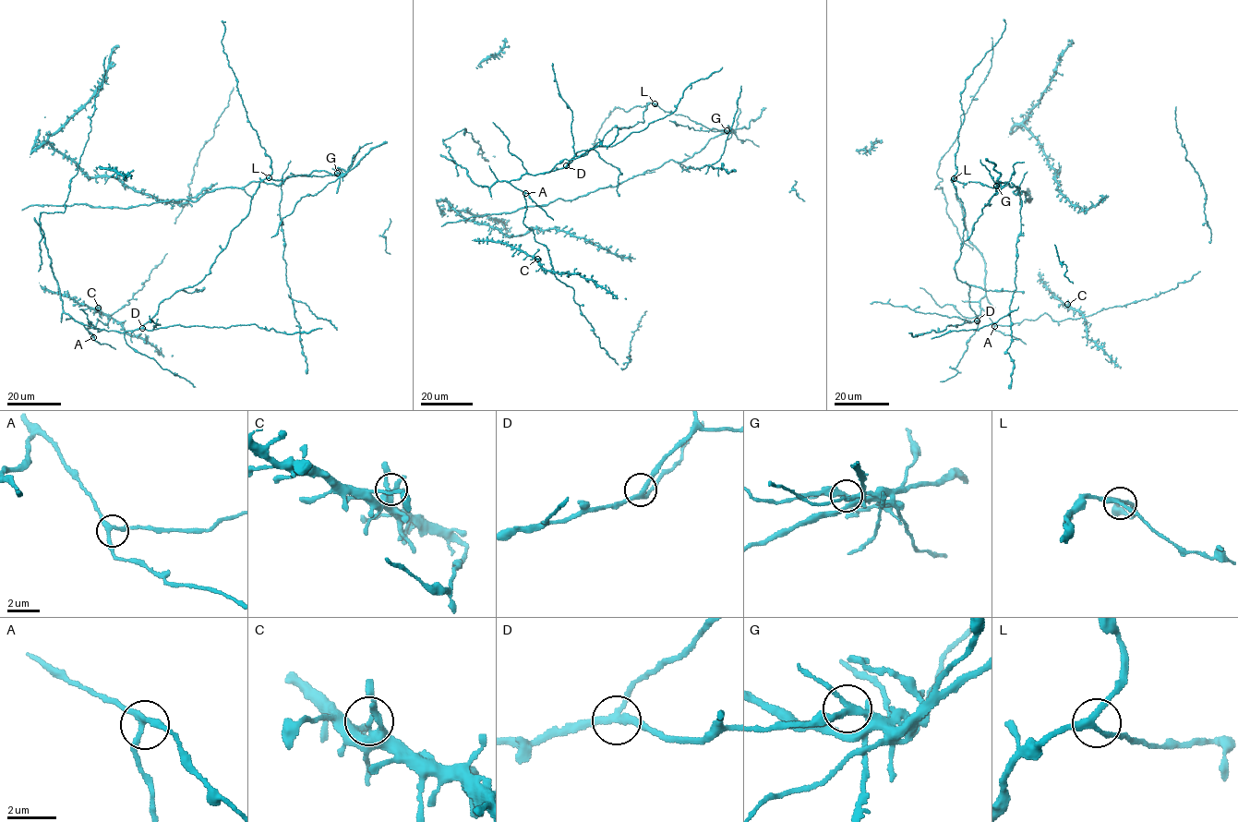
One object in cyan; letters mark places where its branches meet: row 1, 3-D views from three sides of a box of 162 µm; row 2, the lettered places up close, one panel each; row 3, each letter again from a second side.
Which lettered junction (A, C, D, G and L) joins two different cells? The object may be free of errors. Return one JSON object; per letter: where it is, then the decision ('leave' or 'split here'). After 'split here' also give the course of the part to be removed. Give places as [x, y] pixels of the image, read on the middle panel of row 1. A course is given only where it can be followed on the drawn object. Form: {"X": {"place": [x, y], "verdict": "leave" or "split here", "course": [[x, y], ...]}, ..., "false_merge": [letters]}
{"A": {"place": [525, 193], "verdict": "leave"}, "C": {"place": [537, 259], "verdict": "leave"}, "D": {"place": [566, 165], "verdict": "leave"}, "G": {"place": [727, 130], "verdict": "split here", "course": [[727, 130], [691, 157], [666, 162], [616, 187], [441, 226]]}, "L": {"place": [655, 103], "verdict": "leave"}, "false_merge": ["G"]}

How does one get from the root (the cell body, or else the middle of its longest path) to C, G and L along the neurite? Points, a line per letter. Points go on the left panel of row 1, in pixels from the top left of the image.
C: (229, 241), (205, 278), (164, 299), (140, 328), (82, 323), (93, 336), (88, 328), (110, 318), (98, 308)
G: (229, 241), (230, 233), (247, 214), (252, 197), (265, 178), (284, 179), (304, 175), (321, 176), (337, 173)
L: (229, 241), (230, 233), (248, 212), (252, 197), (259, 182), (269, 177)

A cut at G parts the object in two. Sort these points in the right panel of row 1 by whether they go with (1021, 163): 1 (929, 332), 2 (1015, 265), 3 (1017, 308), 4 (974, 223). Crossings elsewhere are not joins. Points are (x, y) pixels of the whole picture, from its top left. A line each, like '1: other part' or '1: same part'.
1: other part
2: same part
3: same part
4: same part

